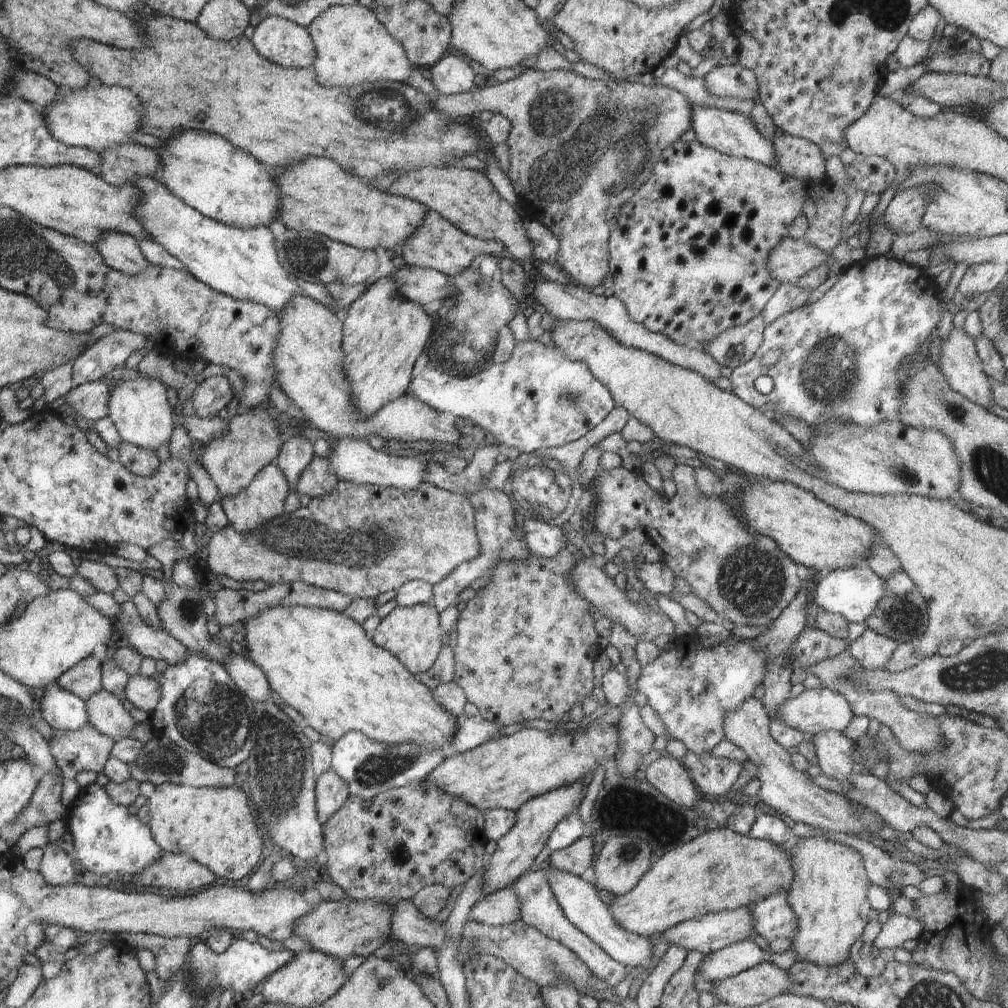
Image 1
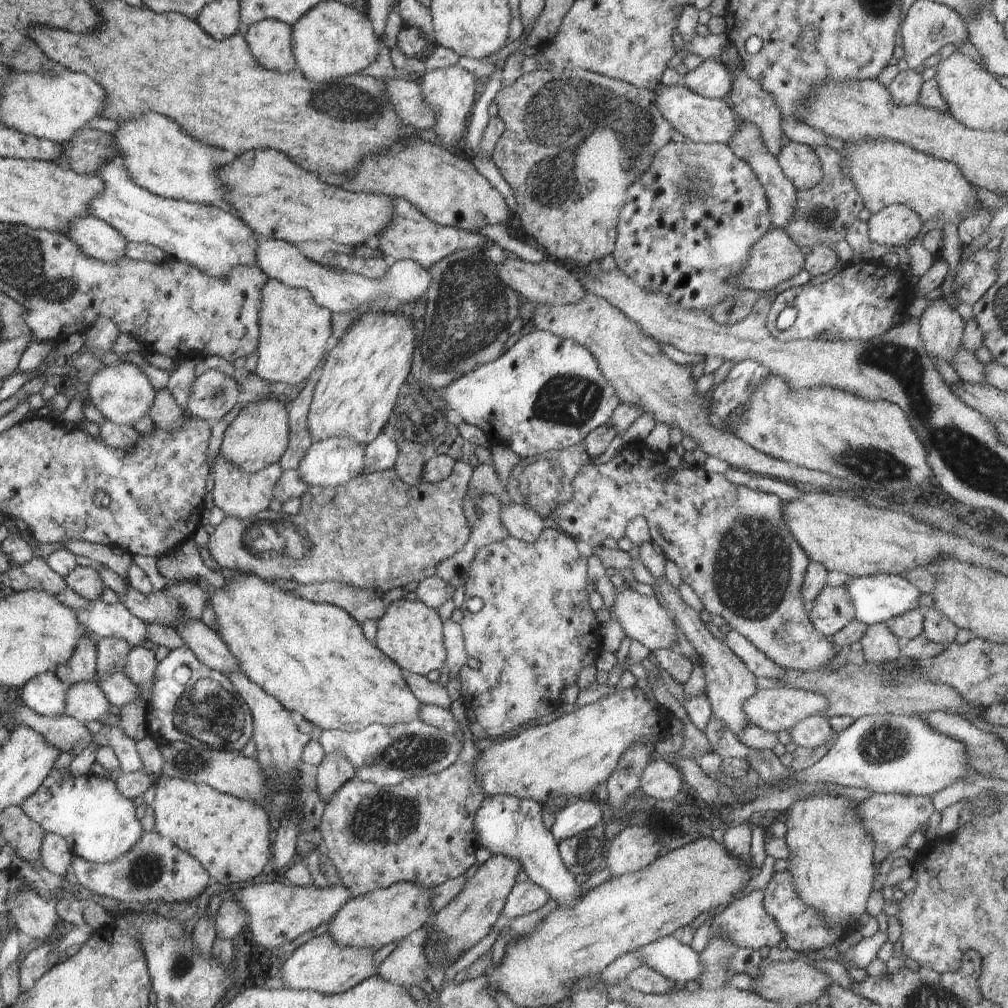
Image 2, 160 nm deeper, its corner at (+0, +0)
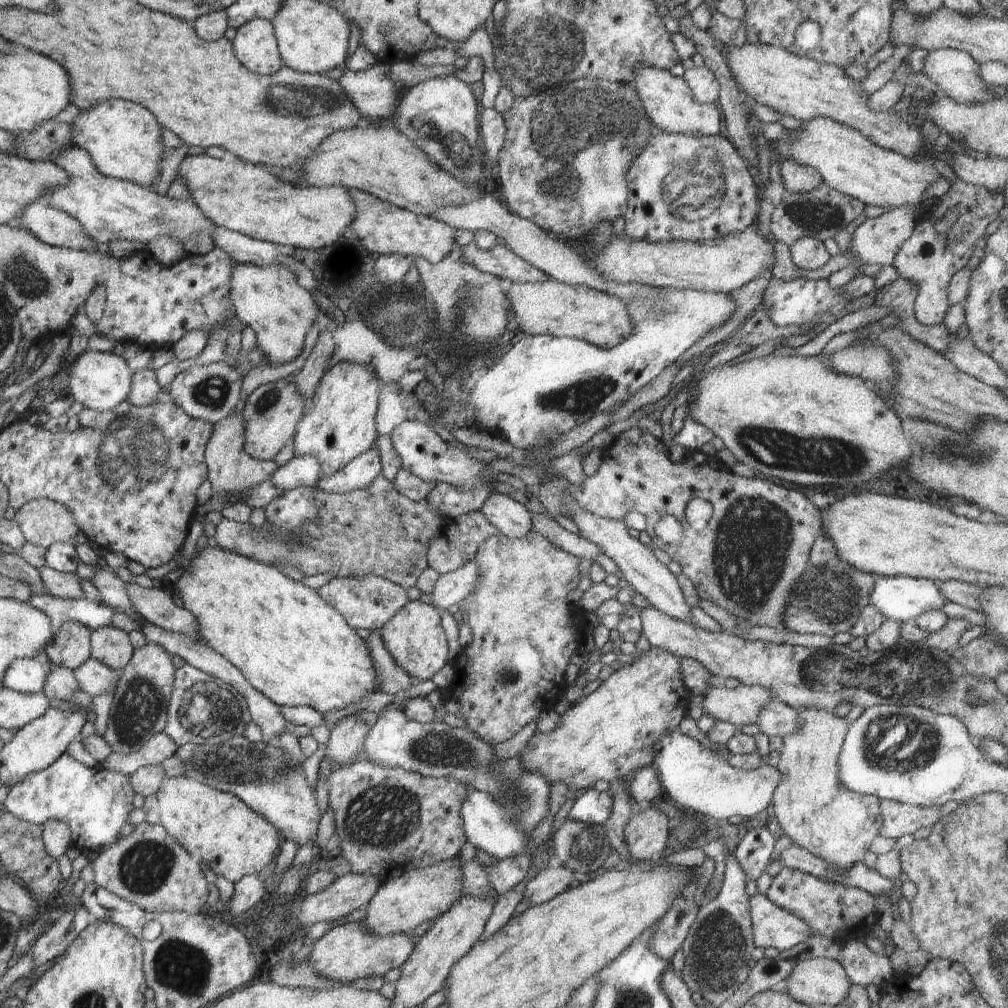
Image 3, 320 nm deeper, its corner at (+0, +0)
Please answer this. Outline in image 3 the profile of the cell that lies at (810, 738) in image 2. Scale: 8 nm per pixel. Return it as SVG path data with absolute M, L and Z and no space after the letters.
M778 699L768 701L757 714L756 726L762 734L769 737L788 736L800 728L801 721L797 710L780 702Z

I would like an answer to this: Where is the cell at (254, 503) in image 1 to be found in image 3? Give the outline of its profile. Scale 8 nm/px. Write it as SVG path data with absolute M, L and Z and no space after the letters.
M232 410L223 421L212 426L205 448L205 463L209 472L207 479L210 481L214 495L224 495L227 504L233 504L240 501L239 496L246 489L269 480L278 466L273 460L254 460L248 456L242 445L242 436L245 434L245 420L242 412L235 413L235 410Z

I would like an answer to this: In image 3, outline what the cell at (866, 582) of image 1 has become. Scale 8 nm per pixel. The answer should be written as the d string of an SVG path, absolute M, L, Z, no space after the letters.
M877 576L869 599L887 616L887 620L897 620L899 623L914 622L919 614L928 611L942 611L949 602L937 581L903 576Z

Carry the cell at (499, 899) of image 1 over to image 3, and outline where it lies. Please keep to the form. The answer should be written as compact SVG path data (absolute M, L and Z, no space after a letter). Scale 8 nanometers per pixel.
M564 865L556 868L548 866L525 886L523 898L530 900L530 906L552 900L568 889L575 877L576 873Z

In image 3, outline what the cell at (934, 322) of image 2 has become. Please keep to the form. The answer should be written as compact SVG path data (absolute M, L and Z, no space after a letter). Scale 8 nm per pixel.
M958 175L950 180L950 187L945 195L939 199L937 205L932 206L937 211L948 210L956 207L959 210L958 220L945 234L940 235L935 231L934 218L926 220L924 215L915 222L913 231L899 248L893 266L900 278L914 283L918 294L914 297L914 316L925 325L942 325L945 314L950 308L947 296L947 282L954 273L961 271L968 264L976 242L986 234L986 228L998 218L1000 210L1004 208L1005 198L1002 193L991 191L983 185L973 185L964 181Z

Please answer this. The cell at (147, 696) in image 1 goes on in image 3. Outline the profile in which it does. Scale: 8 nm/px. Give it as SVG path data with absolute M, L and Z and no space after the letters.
M88 657L78 668L73 670L79 689L91 697L110 693L113 695L120 672L107 667L99 660Z

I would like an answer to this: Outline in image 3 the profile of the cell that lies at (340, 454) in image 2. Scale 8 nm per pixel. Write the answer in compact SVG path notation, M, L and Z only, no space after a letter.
M313 456L292 457L270 476L271 483L280 491L296 487L316 487L322 478L319 462Z

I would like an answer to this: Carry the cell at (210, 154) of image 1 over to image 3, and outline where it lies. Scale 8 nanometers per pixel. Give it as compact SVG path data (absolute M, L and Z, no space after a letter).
M106 100L82 111L69 125L71 142L90 155L98 172L146 187L157 181L158 161L165 149L160 138L162 128L146 108L124 100Z

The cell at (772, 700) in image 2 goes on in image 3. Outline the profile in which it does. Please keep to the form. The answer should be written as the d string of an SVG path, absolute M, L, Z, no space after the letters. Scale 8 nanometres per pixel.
M718 682L703 695L702 710L716 721L741 728L745 724L754 724L758 711L772 699L776 699L773 694L758 685L740 684L727 688Z

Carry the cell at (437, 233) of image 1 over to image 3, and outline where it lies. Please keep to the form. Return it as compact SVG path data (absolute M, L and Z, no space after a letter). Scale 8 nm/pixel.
M349 189L349 193L355 206L353 222L349 226L356 231L357 238L371 253L377 252L380 255L400 253L408 258L417 256L437 263L452 250L452 244L456 241L455 230L451 226L428 215L414 214L356 189Z

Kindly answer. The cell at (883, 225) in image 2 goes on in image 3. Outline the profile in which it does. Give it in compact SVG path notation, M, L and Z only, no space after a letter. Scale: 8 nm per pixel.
M912 205L898 208L889 208L882 216L867 218L861 222L854 230L850 250L840 251L838 255L831 256L831 259L822 268L816 270L804 270L798 268L798 275L803 279L826 279L833 272L838 272L841 268L848 266L852 260L860 260L863 264L876 264L876 266L890 266L893 264L900 245L908 240L913 231L915 222L921 216L921 209Z

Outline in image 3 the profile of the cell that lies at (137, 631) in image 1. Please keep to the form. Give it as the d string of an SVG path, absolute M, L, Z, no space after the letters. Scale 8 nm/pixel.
M34 593L27 602L36 610L46 613L55 627L66 621L82 623L90 630L113 626L114 610L102 602L98 603L88 598L63 599L48 593Z

